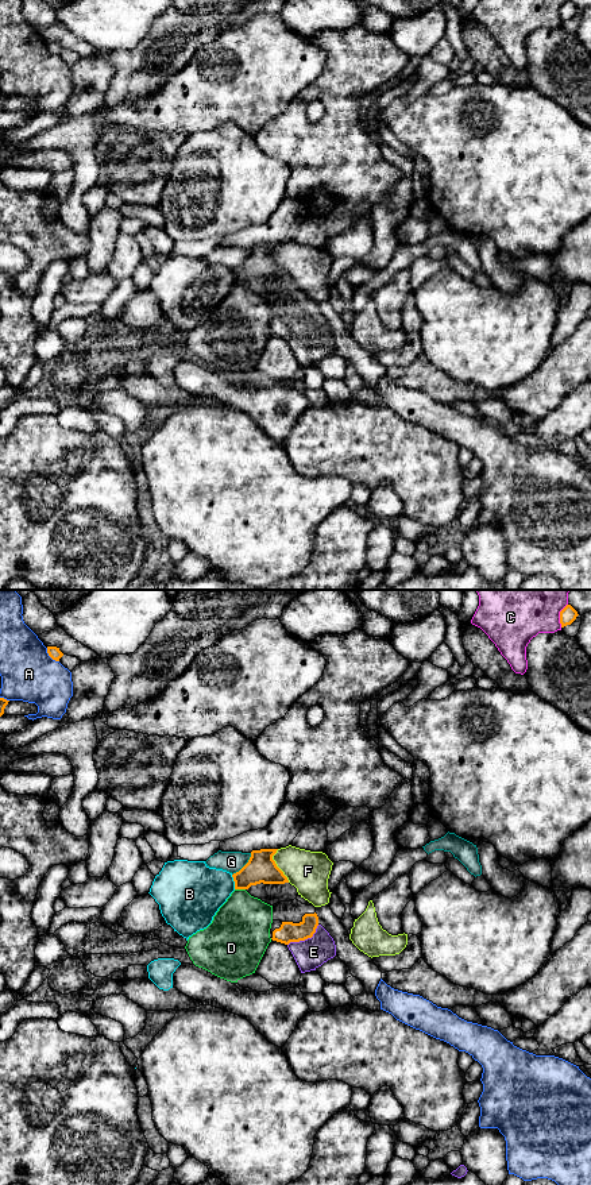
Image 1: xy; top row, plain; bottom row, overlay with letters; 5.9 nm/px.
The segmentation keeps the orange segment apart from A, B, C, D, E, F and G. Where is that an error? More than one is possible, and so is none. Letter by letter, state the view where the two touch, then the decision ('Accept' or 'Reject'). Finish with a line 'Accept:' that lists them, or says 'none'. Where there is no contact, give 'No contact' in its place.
A: Touches orange in xy. Reject
B: Touches orange in xy. Reject
C: Touches orange in xy. Reject
D: Touches orange in xy. Reject
E: Touches orange in xy. Accept
F: Touches orange in xy. Reject
G: Touches orange in xy. Reject
Accept: E

